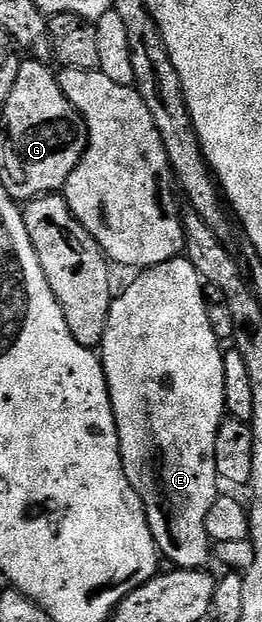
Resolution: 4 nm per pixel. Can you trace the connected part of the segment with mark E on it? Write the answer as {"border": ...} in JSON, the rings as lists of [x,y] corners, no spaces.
{"border":[[[179,255],[168,263],[160,263],[151,269],[143,269],[138,277],[122,294],[115,296],[110,303],[110,314],[104,331],[104,339],[100,346],[100,360],[102,370],[106,376],[107,391],[110,392],[110,403],[114,412],[116,427],[118,428],[118,450],[122,456],[122,470],[140,503],[146,512],[146,522],[154,536],[154,542],[158,545],[158,552],[163,558],[171,562],[171,566],[179,569],[200,569],[209,566],[210,548],[212,542],[206,534],[206,516],[212,507],[212,503],[220,496],[220,478],[214,469],[214,444],[216,443],[216,431],[220,423],[227,416],[226,412],[226,388],[224,387],[224,360],[223,350],[218,350],[218,339],[210,327],[210,315],[206,311],[206,297],[202,294],[204,281],[199,277],[197,270],[186,255]]]}

